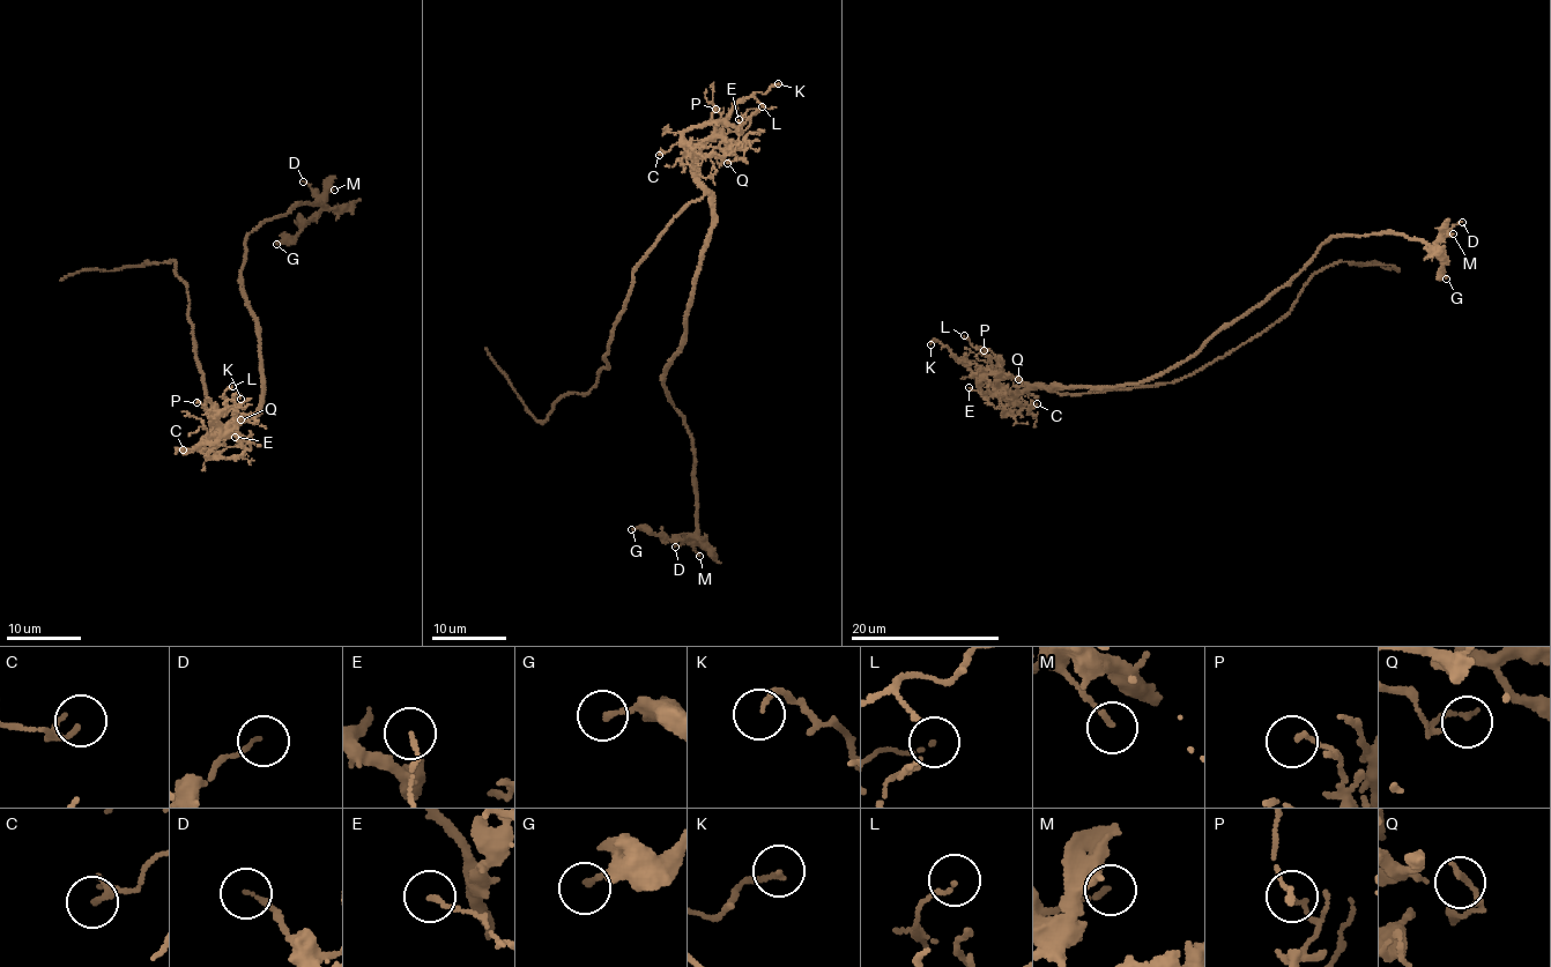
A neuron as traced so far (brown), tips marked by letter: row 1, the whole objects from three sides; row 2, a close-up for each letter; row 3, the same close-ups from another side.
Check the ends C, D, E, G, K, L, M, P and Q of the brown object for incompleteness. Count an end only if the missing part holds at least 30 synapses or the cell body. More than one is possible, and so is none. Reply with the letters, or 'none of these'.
none of these

